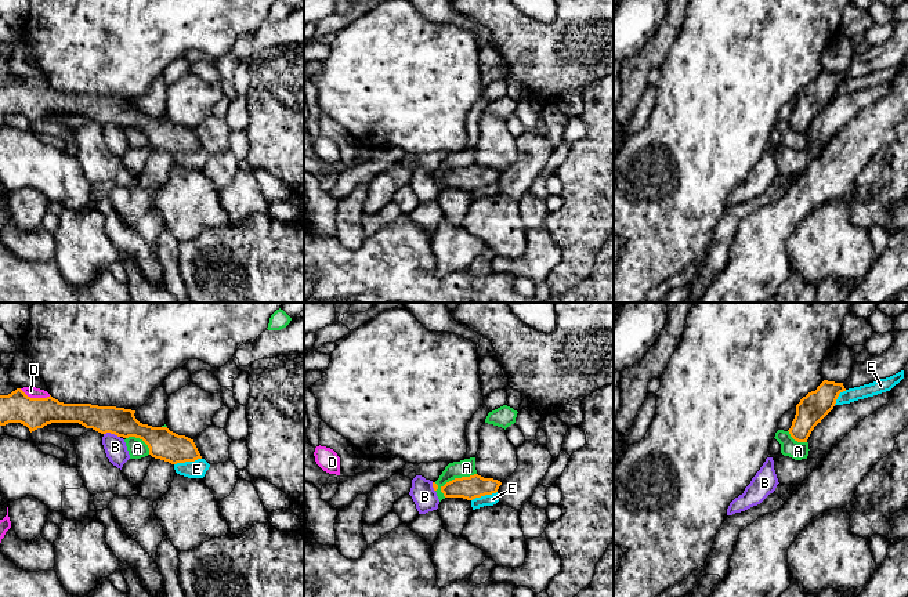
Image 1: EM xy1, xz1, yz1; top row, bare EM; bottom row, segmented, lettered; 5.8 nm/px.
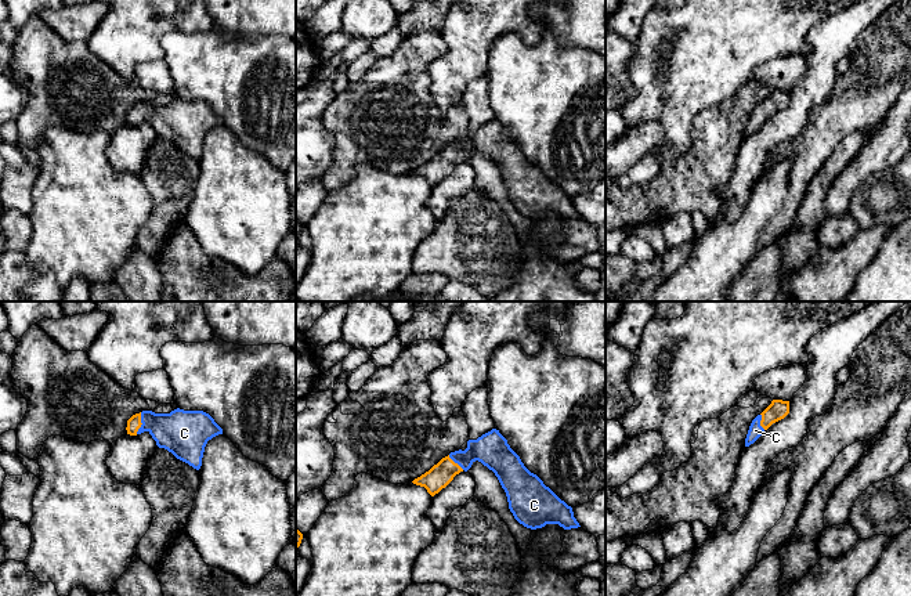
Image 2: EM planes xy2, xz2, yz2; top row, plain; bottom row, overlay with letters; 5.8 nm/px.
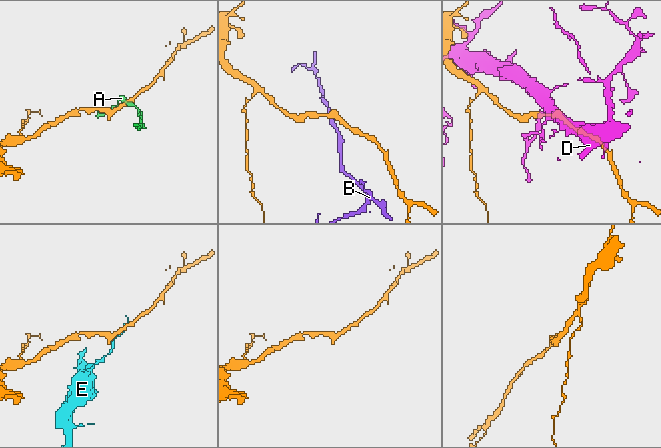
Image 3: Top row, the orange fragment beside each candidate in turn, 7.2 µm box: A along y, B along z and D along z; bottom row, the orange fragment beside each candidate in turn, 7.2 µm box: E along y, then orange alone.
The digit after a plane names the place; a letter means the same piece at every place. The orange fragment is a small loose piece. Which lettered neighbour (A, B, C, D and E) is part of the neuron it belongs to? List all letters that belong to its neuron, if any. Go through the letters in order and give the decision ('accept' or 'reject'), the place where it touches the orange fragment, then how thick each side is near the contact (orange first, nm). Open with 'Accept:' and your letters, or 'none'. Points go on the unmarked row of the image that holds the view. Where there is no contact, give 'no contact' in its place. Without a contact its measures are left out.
Accept: C
A: reject; meets orange in xz1 at (455, 169); 130 nm thick on the orange side, 100 nm on the other
B: reject; meets orange in xy1 at (112, 123); 160 nm thick on the orange side, 130 nm on the other
C: accept; meets orange in xy2 at (141, 114); 80 nm thick on the orange side, 260 nm on the other
D: reject; meets orange in xy1 at (35, 89); 180 nm thick on the orange side, 60 nm on the other
E: reject; meets orange in xy1 at (187, 151); 180 nm thick on the orange side, 100 nm on the other

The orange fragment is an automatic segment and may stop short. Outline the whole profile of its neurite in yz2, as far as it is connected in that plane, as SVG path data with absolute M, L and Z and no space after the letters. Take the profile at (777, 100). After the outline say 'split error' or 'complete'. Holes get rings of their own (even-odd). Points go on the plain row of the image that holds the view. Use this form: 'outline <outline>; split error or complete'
outline M773 90L771 94L758 105L748 120L745 137L753 134L773 113L789 104L789 91Z; split error

